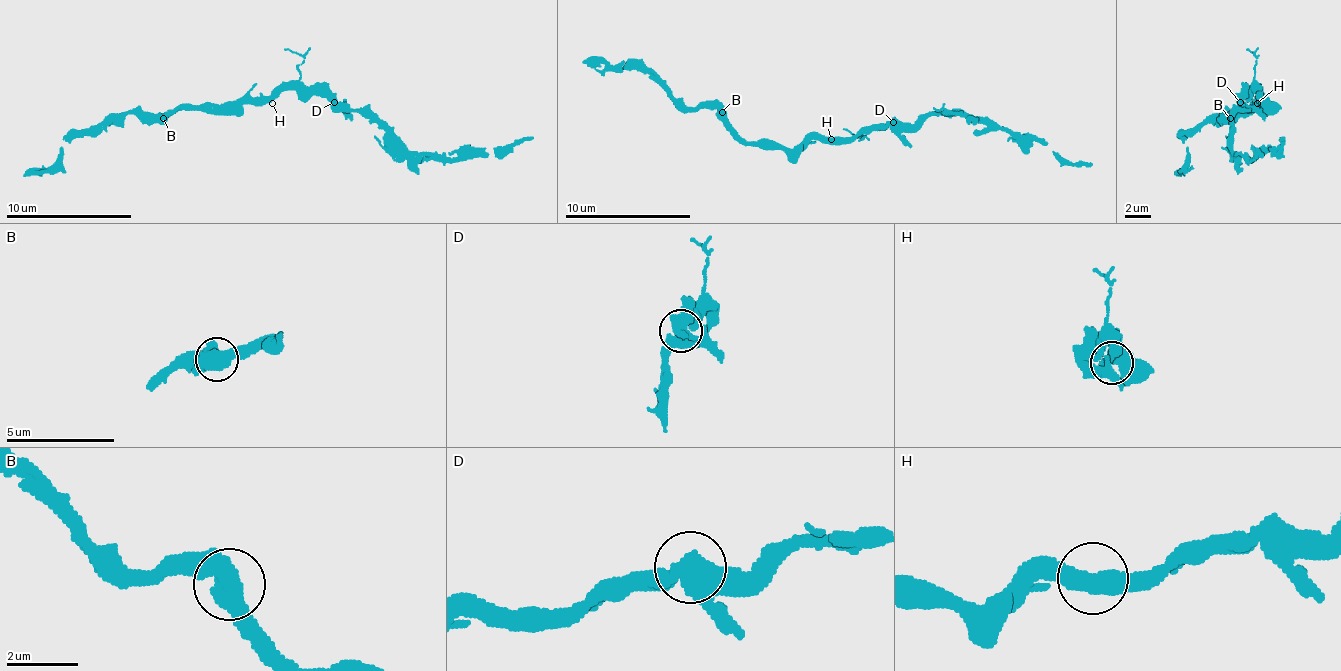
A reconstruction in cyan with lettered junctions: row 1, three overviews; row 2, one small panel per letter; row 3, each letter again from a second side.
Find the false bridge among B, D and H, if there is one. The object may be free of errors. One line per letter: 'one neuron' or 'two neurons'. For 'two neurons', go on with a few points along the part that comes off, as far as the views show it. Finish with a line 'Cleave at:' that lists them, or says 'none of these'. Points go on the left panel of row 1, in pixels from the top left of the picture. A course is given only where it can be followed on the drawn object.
B: one neuron
D: one neuron
H: one neuron
Cleave at: none of these

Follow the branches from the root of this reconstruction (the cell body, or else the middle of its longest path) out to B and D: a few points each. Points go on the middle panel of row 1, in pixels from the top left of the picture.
B: (828, 139), (806, 139), (793, 148), (759, 148), (749, 145), (721, 111)
D: (828, 139), (856, 139), (862, 133), (884, 130), (893, 123)

